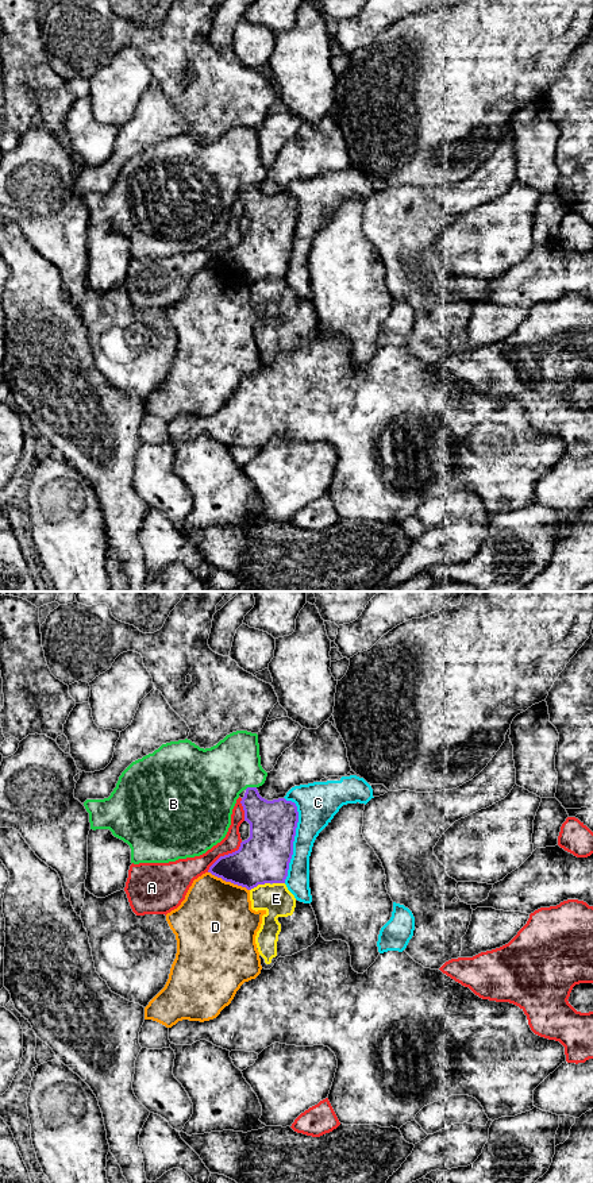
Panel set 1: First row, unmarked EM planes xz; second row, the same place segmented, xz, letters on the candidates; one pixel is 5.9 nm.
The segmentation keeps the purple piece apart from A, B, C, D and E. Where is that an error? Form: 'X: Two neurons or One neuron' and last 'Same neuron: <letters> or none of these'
A: Two neurons
B: Two neurons
C: Two neurons
D: Two neurons
E: Two neurons
Same neuron: none of these

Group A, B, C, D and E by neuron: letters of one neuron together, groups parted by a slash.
A / B / C / D / E

